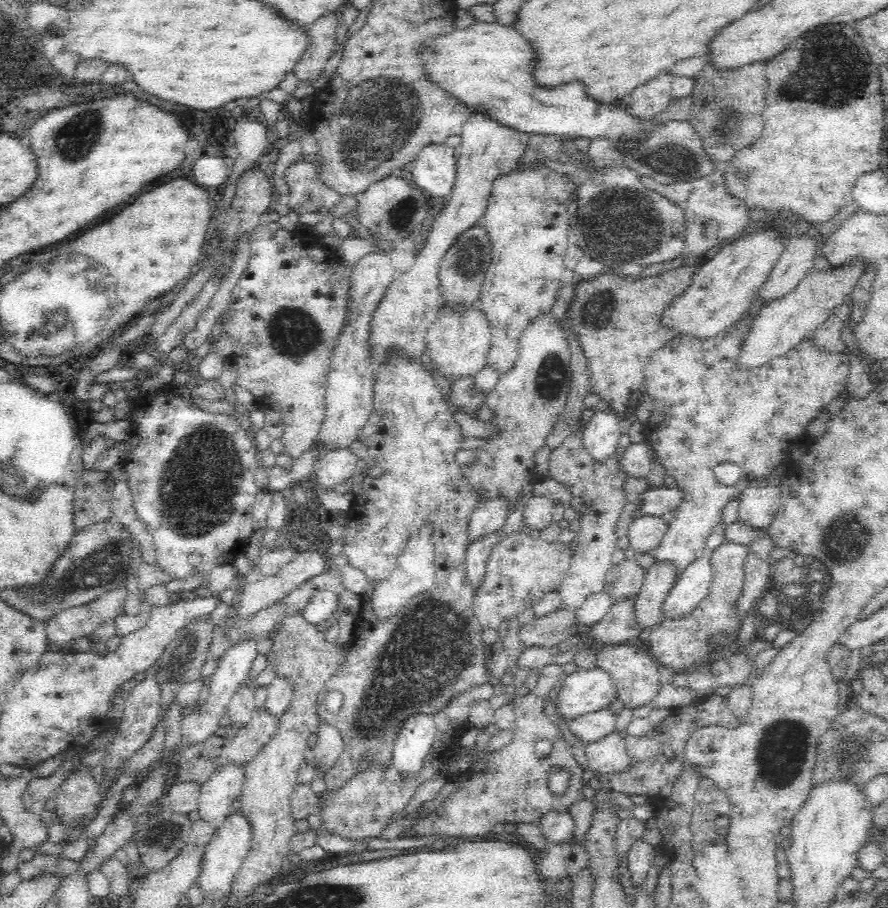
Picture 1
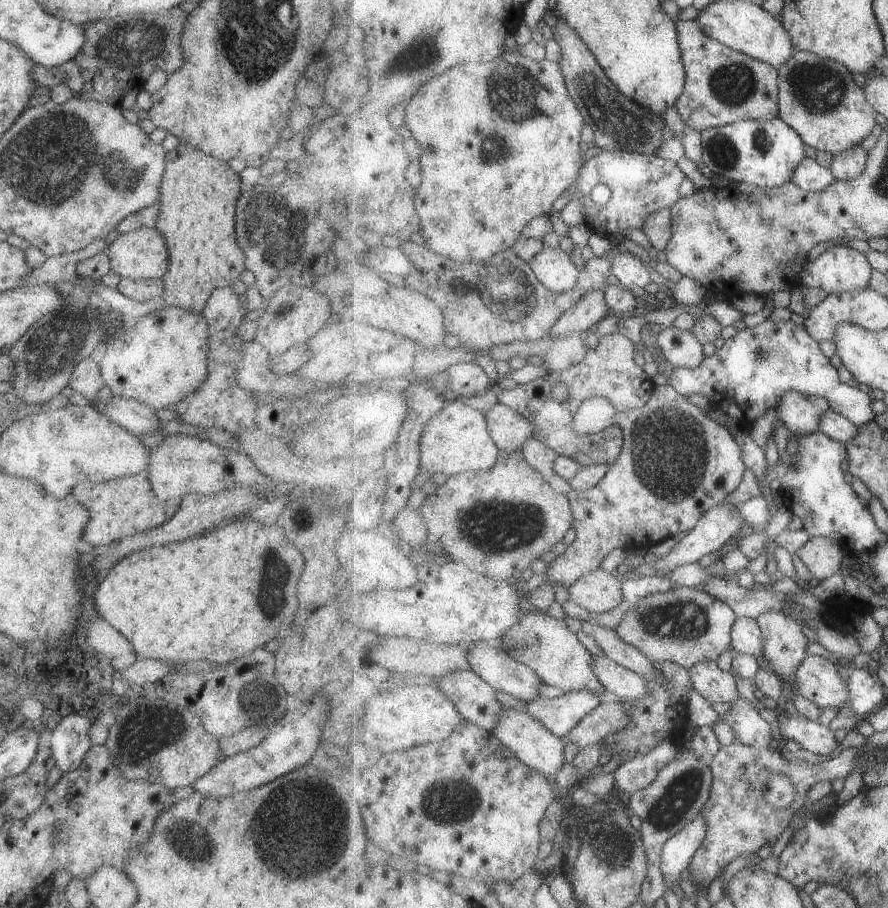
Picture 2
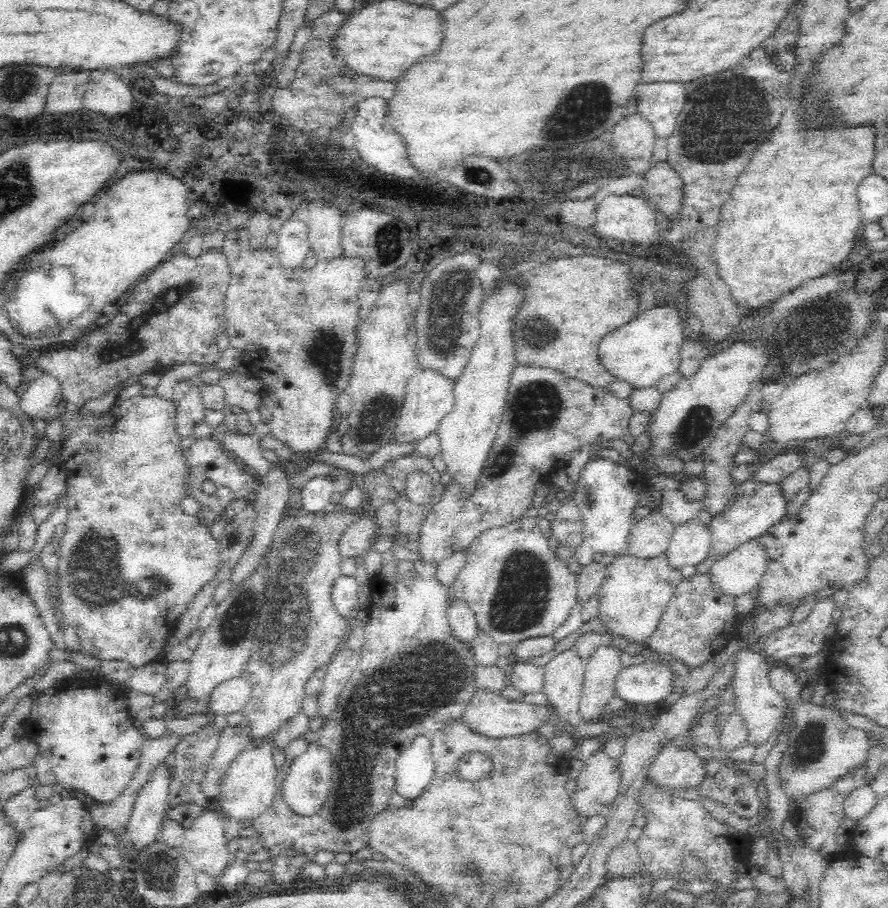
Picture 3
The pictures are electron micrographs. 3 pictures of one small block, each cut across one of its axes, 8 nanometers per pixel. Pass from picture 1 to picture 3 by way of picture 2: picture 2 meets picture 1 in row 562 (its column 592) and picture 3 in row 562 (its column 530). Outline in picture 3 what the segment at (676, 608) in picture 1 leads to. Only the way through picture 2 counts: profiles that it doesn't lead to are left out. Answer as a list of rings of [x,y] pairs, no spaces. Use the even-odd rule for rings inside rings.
[[[754,479],[742,482],[737,493],[737,500],[731,504],[726,513],[711,520],[711,550],[707,560],[696,566],[696,573],[706,574],[710,566],[726,556],[728,552],[738,549],[754,538],[762,537],[762,534],[765,534],[772,526],[785,519],[788,503],[780,484],[767,484]]]

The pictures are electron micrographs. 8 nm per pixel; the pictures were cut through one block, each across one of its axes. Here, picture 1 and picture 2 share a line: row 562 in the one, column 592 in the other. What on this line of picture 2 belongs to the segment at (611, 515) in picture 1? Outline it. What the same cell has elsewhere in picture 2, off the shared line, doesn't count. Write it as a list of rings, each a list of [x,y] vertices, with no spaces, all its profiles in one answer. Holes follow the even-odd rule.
[[[598,569],[579,578],[568,590],[569,599],[597,614],[619,608],[625,600],[622,576],[615,577]]]

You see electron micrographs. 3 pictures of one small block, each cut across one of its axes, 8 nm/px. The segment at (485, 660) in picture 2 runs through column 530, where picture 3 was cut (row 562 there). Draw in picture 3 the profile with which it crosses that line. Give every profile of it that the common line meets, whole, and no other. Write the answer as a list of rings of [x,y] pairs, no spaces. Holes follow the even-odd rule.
[[[700,520],[676,526],[665,551],[668,567],[680,571],[684,566],[705,562],[711,550],[712,532]]]

